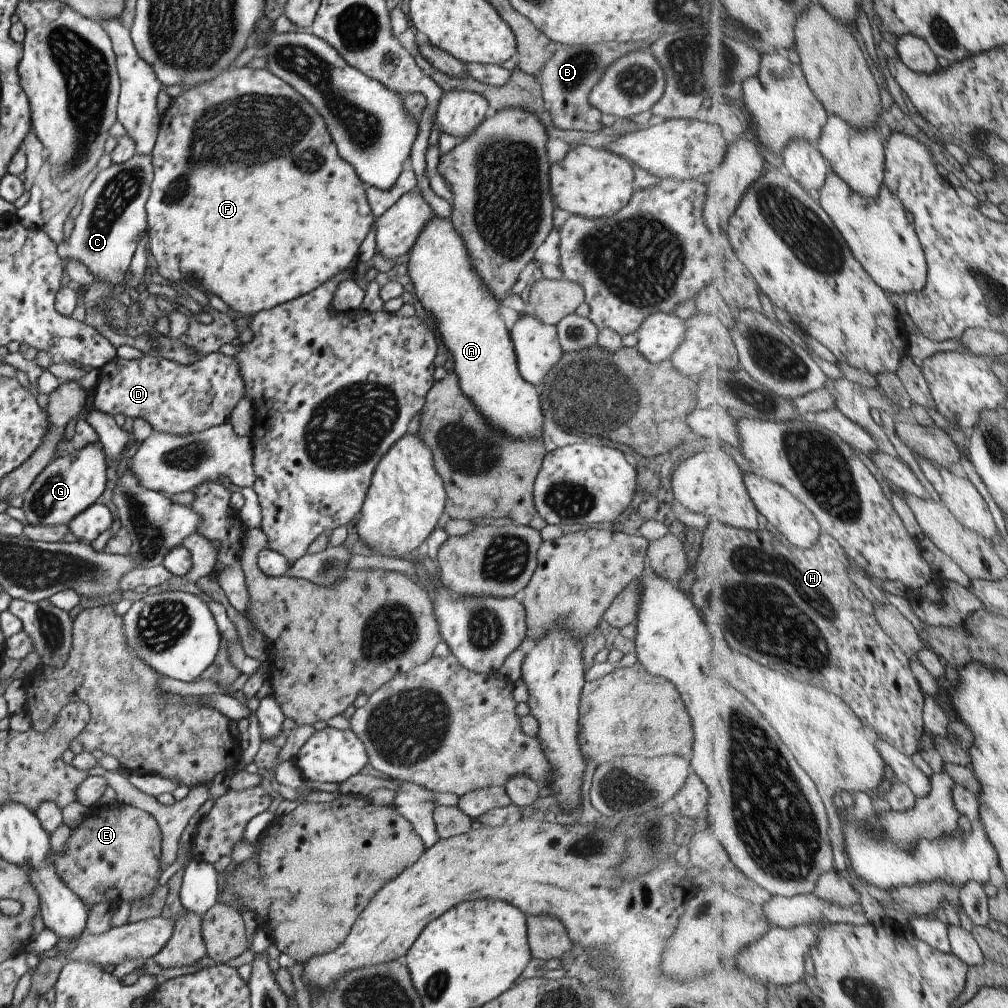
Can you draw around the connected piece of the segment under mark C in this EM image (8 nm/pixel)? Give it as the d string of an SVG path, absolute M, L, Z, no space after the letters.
M133 155L121 164L111 164L96 174L82 194L81 209L69 236L57 244L57 256L82 263L111 289L127 272L137 242L146 232L145 203L151 182L151 155Z

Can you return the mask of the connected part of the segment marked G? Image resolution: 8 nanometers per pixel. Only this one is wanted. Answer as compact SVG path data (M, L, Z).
M99 442L85 445L79 450L53 458L39 472L31 486L22 494L21 510L26 524L31 526L67 525L79 512L89 508L101 496L105 486L105 456Z

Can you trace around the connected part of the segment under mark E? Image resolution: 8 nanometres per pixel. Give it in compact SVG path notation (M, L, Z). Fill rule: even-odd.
M120 803L92 806L83 814L81 822L70 829L64 853L49 848L47 862L83 904L108 904L115 911L117 905L127 902L139 904L159 886L161 874L162 836L157 821L144 809Z

